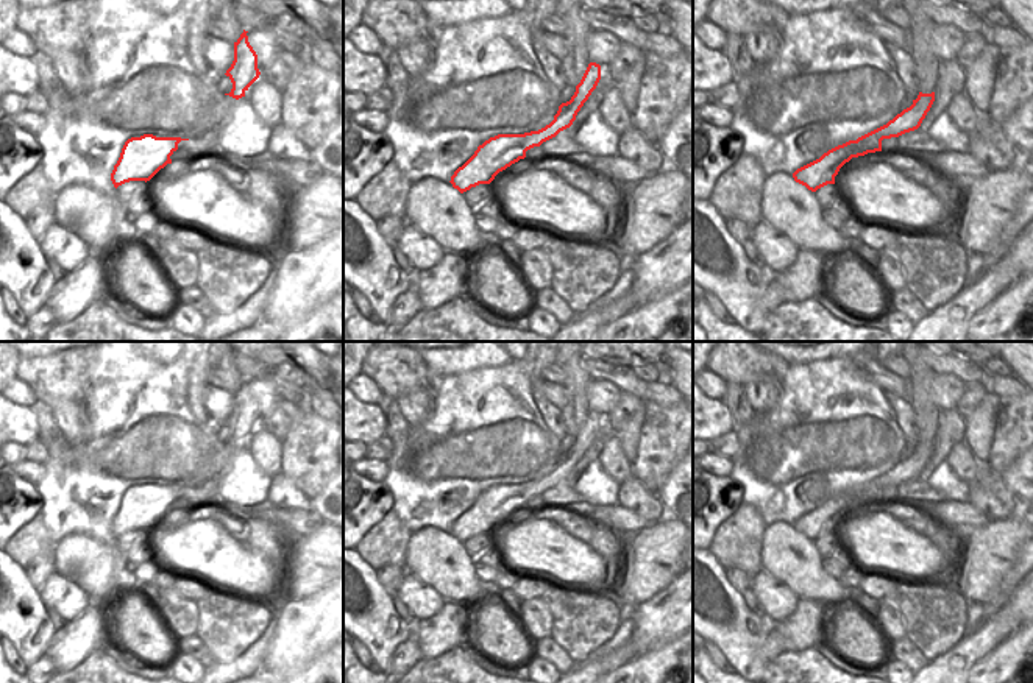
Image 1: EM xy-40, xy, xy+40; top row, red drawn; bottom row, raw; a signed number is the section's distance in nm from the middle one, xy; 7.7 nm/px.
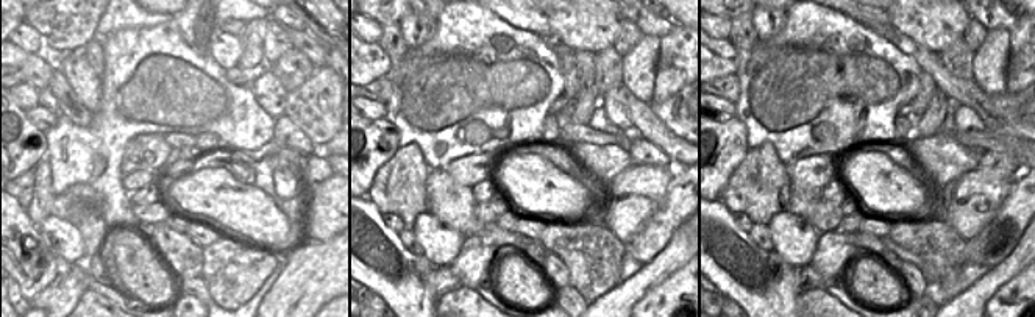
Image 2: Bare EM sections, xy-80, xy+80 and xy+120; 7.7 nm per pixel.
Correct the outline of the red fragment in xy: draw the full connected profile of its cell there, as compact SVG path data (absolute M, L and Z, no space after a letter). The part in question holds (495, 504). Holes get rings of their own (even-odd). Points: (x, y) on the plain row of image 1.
M590 412L580 432L576 435L574 444L570 451L559 455L549 474L524 483L498 483L490 487L454 521L449 530L453 536L463 543L479 533L490 533L499 521L524 508L527 499L540 496L560 480L570 477L584 452L596 438L599 429L601 415Z

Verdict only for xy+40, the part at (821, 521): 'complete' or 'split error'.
complete

